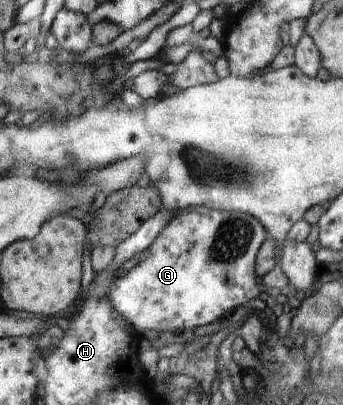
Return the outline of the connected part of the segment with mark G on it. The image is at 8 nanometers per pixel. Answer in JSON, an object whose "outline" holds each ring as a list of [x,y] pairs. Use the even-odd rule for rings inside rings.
{"outline":[[[209,210],[199,215],[197,211],[182,211],[175,214],[164,231],[149,247],[151,255],[140,261],[124,277],[114,277],[106,291],[106,299],[133,327],[135,332],[170,331],[179,333],[223,320],[236,307],[259,297],[255,279],[256,255],[269,237],[268,230],[256,217],[247,213]]]}

